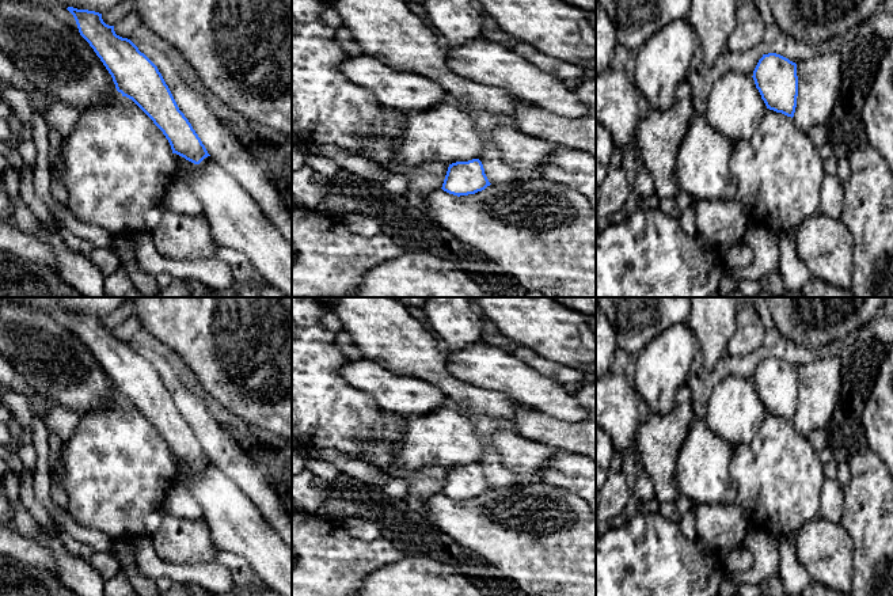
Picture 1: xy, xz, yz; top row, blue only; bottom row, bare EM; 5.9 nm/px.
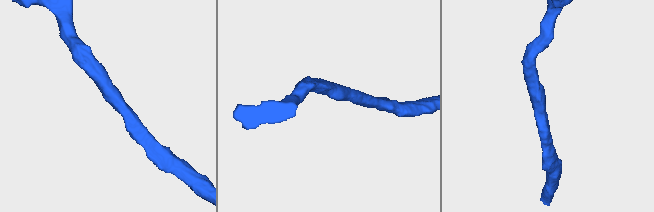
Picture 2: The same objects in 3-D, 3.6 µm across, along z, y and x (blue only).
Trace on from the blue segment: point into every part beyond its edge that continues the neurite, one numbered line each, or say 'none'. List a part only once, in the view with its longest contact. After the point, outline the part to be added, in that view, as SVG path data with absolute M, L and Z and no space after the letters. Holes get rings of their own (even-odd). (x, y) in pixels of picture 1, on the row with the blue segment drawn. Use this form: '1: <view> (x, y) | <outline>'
none

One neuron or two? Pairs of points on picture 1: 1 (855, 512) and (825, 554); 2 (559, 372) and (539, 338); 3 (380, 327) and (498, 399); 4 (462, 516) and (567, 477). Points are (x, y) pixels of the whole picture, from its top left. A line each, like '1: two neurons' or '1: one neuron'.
1: two neurons
2: two neurons
3: one neuron
4: two neurons

